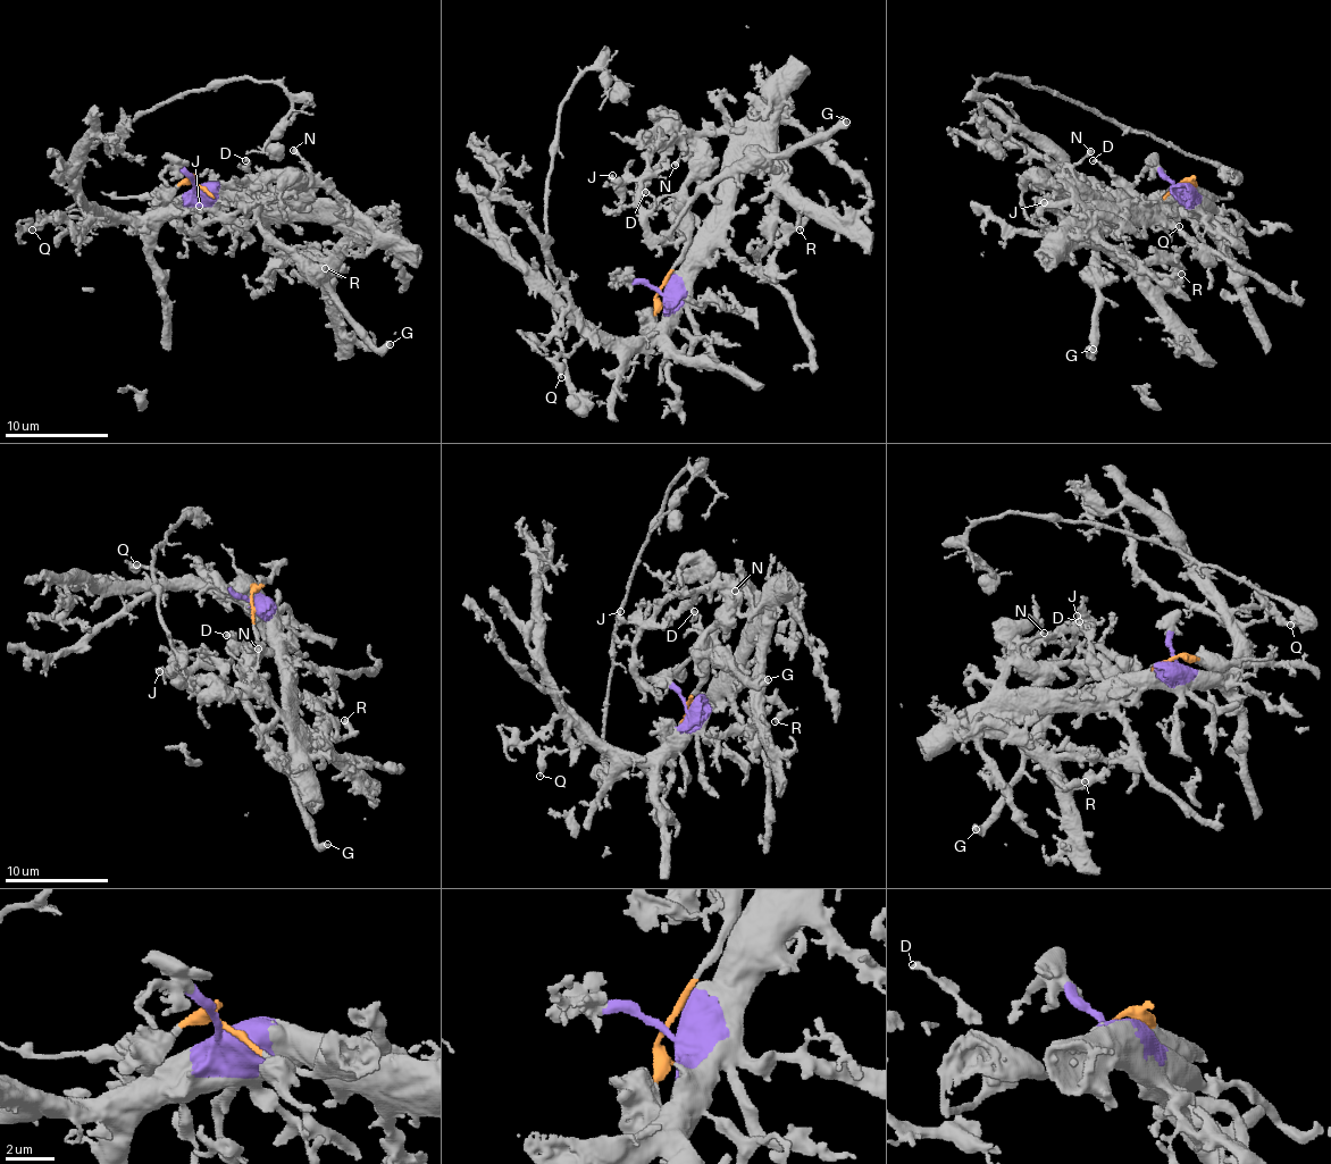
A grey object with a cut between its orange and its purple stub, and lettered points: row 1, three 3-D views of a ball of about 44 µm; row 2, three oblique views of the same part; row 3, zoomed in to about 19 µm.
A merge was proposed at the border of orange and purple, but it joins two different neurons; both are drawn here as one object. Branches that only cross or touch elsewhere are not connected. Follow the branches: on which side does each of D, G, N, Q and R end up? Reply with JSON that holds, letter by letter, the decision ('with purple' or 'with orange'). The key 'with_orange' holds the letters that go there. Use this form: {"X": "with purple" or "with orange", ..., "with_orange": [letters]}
{"D": "with purple", "G": "with orange", "N": "with orange", "Q": "with purple", "R": "with purple", "with_orange": ["G", "N"]}

